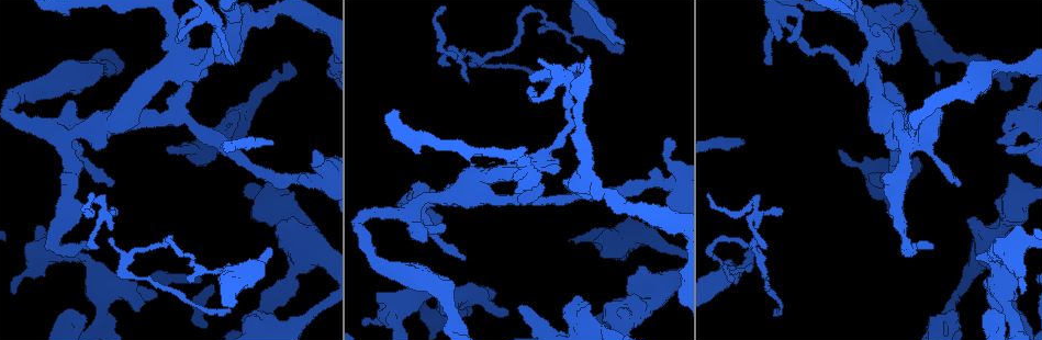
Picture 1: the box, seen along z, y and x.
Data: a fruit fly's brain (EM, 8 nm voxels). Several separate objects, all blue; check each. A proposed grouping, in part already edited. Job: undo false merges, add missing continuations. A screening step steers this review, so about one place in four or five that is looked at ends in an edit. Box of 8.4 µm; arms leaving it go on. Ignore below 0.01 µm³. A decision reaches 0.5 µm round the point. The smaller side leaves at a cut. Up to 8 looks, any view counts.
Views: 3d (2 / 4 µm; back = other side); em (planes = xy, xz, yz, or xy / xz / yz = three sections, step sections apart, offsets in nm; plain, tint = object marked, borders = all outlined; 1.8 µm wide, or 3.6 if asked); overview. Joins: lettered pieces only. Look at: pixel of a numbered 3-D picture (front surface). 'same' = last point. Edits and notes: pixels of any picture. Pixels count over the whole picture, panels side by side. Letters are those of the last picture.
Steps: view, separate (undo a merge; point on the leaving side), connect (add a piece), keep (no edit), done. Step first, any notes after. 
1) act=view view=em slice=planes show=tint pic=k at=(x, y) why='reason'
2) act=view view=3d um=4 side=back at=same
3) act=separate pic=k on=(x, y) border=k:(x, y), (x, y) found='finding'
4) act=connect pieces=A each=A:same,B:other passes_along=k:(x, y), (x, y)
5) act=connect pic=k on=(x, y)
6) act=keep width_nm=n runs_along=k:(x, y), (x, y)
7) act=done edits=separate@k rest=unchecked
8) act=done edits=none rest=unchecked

act=view view=3d um=4 pic=1 at=(1006, 151) why='branch stops here'

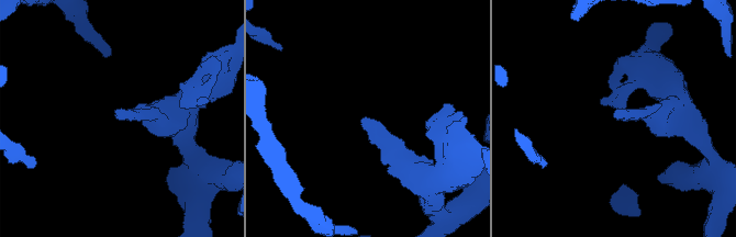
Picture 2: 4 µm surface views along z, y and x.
act=view view=em slice=planes show=tint pic=2 at=(119, 113)

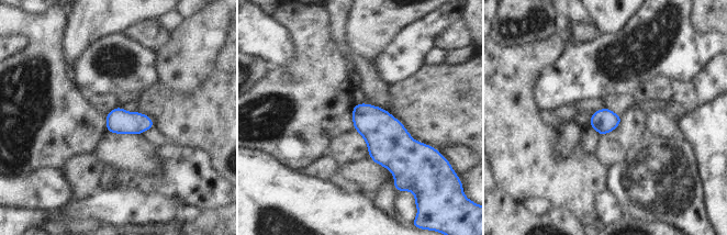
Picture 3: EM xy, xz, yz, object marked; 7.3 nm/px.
act=view view=em slice=planes show=borders at=same why='see the neighbours'

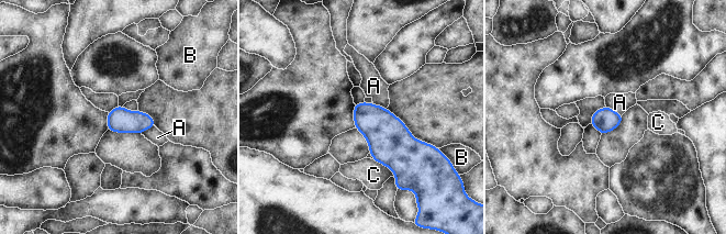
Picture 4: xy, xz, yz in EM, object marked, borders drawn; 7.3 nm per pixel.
act=keep width_nm=180 each=A:other,B:other,C:other border=4:(606, 106), (622, 114) found='no lettered piece goes on from it'

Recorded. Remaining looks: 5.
act=view view=em slice=planes show=tint pic=1 at=(54, 245) why='abrupt turn'

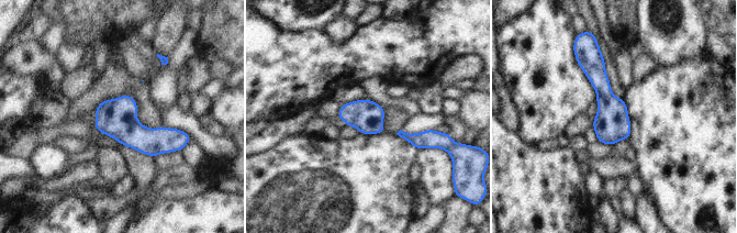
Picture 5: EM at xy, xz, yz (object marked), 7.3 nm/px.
act=view view=em slice=planes show=borders at=same

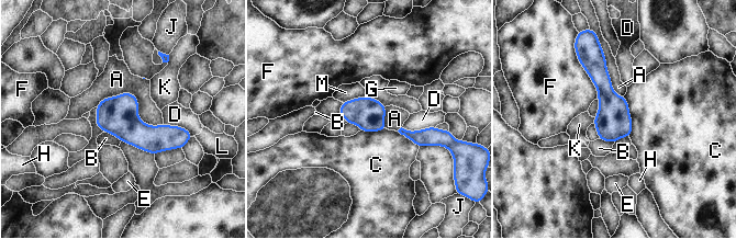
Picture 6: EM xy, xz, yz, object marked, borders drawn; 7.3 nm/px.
act=keep longest_contact=A:500nm each=A:other,B:other,C:other,D:other,E:other,F:other,G:other,H:other,J:other,K:other,L:other,M:other border=6:(96, 105), (131, 92), (163, 123) found='all the same neuron'

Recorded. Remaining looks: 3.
act=view view=3d um=4 pic=1 at=(780, 211) why='branch stops here'

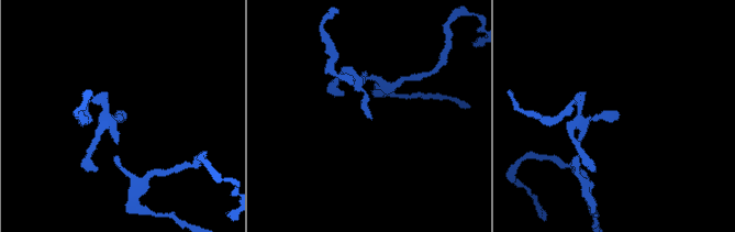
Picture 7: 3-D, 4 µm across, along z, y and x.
act=view view=em um=3.6 slice=planes show=borders pic=7 at=(126, 113) why='shape alone is not enough'

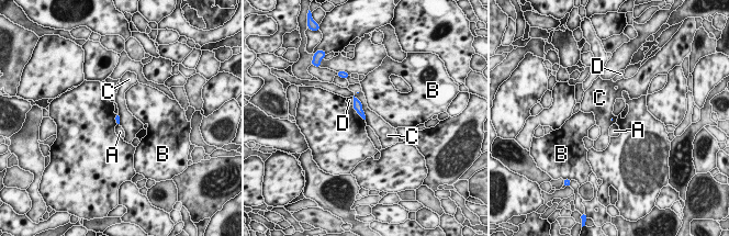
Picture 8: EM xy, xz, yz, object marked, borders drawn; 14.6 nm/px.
act=keep each=A:other,B:other,C:other,D:other border=8:(354, 96), (360, 102), (366, 119) found='none of them fits'

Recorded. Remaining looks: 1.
act=done edits=none rest=unchecked

